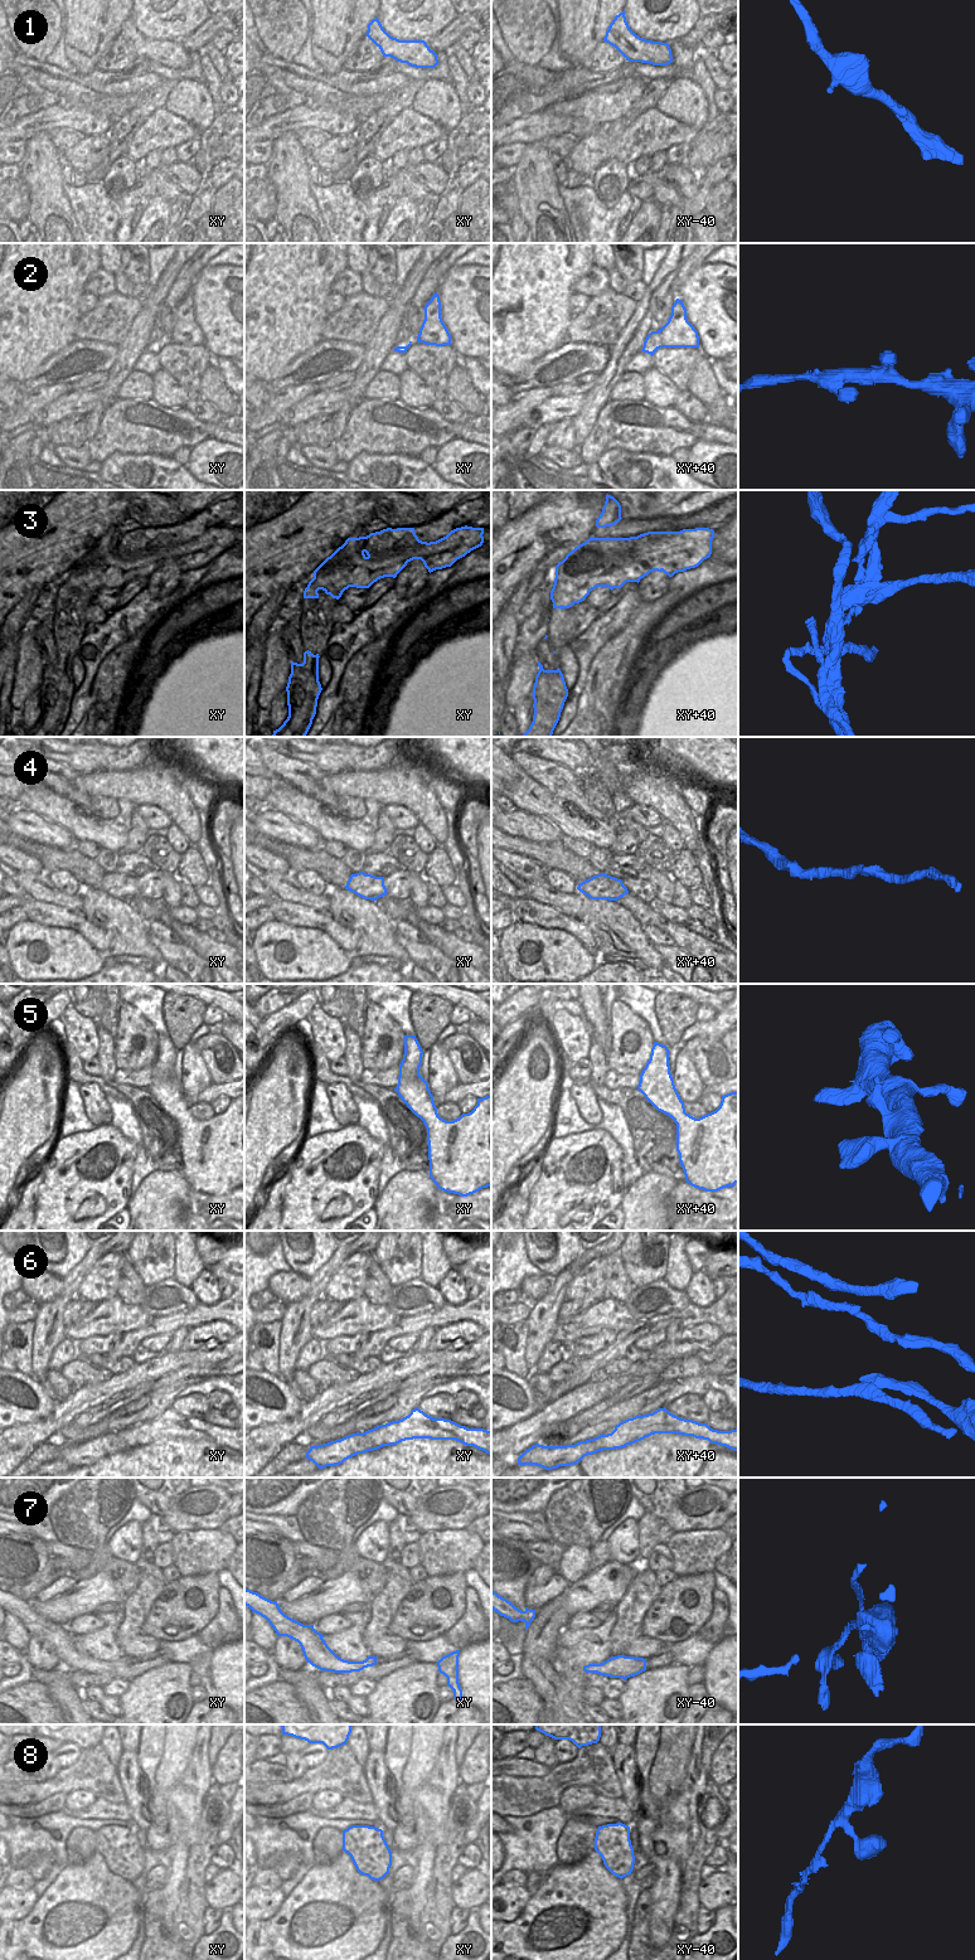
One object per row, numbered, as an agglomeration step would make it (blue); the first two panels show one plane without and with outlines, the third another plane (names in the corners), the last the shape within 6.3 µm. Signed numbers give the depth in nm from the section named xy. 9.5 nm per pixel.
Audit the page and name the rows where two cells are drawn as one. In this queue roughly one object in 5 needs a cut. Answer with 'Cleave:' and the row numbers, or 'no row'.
Cleave: 3, 6, 7

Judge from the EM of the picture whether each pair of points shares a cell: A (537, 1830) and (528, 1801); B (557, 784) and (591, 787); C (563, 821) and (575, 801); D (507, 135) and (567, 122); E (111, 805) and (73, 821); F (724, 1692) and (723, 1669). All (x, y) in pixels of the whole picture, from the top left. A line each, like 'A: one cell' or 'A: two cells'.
A: two cells
B: two cells
C: two cells
D: one cell
E: two cells
F: one cell

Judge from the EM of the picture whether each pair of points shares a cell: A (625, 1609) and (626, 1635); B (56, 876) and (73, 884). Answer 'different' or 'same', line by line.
A: same
B: same

